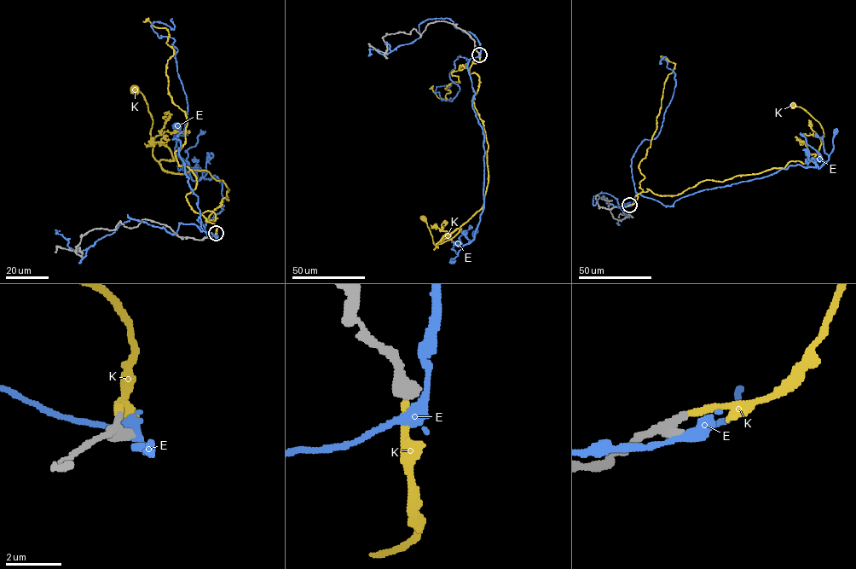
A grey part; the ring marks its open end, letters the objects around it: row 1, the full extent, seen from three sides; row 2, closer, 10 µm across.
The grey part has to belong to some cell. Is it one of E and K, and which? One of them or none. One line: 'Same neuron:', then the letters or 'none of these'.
Same neuron: K

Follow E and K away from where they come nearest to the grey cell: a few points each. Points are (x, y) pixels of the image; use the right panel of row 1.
E: (629, 206), (638, 194), (669, 206), (688, 194), (762, 178), (789, 165), (819, 168), (833, 149), (835, 131)
K: (629, 205), (647, 188), (675, 195), (706, 180), (809, 162), (819, 150), (823, 128), (793, 105)

